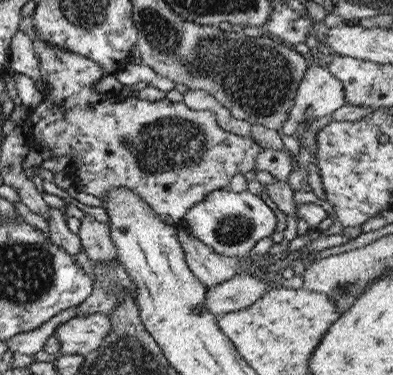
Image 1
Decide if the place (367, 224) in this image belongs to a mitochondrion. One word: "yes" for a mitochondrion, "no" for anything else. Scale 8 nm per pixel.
no

